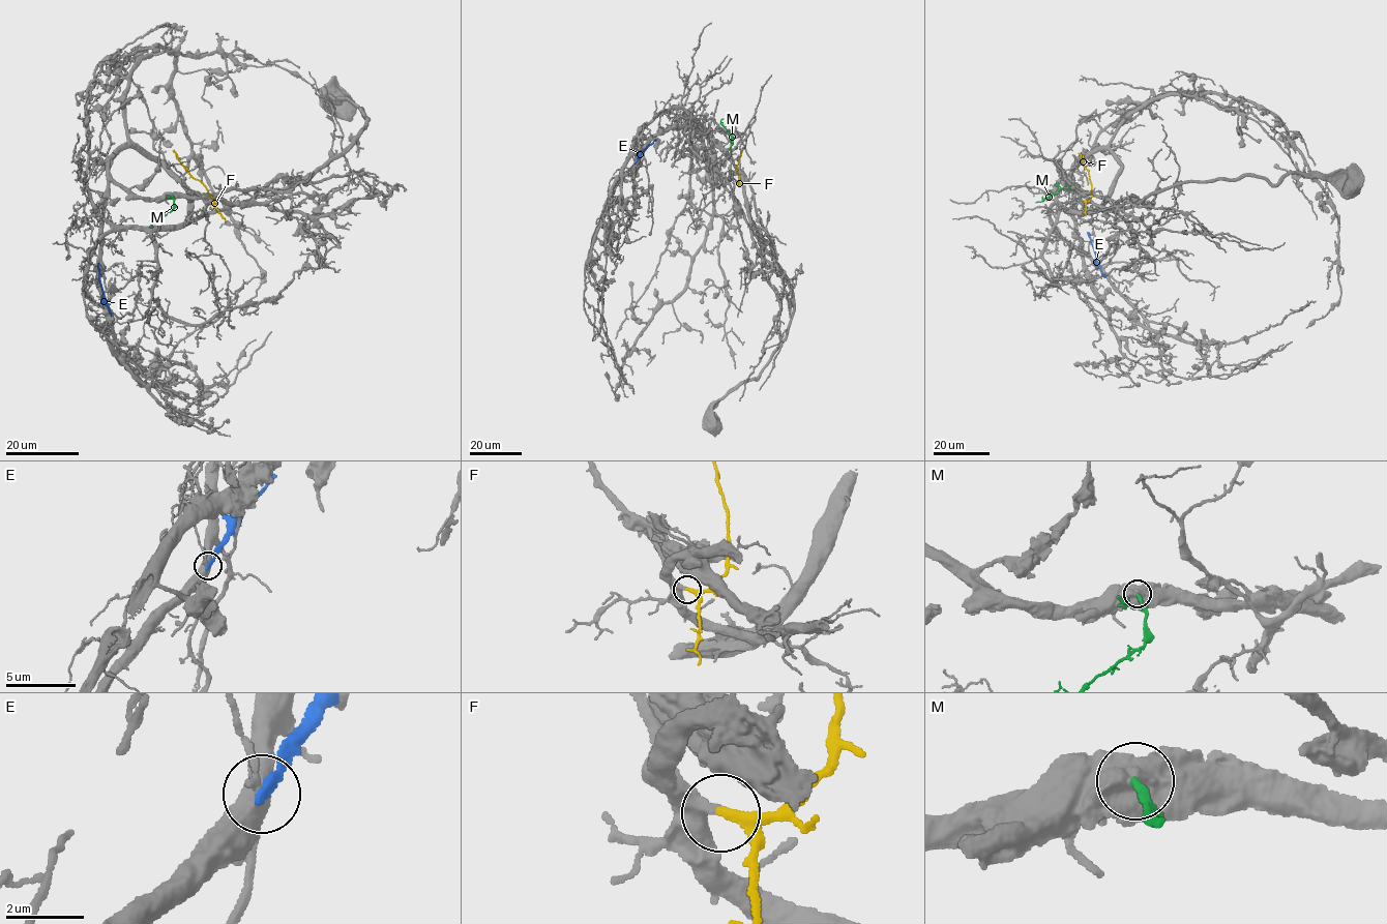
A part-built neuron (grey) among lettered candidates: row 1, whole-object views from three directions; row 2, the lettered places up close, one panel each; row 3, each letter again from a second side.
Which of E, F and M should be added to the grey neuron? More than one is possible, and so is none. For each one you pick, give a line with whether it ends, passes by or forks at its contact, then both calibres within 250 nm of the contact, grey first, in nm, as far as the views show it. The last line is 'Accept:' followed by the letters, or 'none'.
F: it ends; calibres 280 and 240 nm
Accept: F

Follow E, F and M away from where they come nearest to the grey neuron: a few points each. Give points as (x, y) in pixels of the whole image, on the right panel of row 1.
E: (1104, 276), (1087, 232)
F: (1083, 201), (1091, 197), (1091, 186), (1088, 170), (1078, 153)
M: (1070, 185), (1035, 202)

